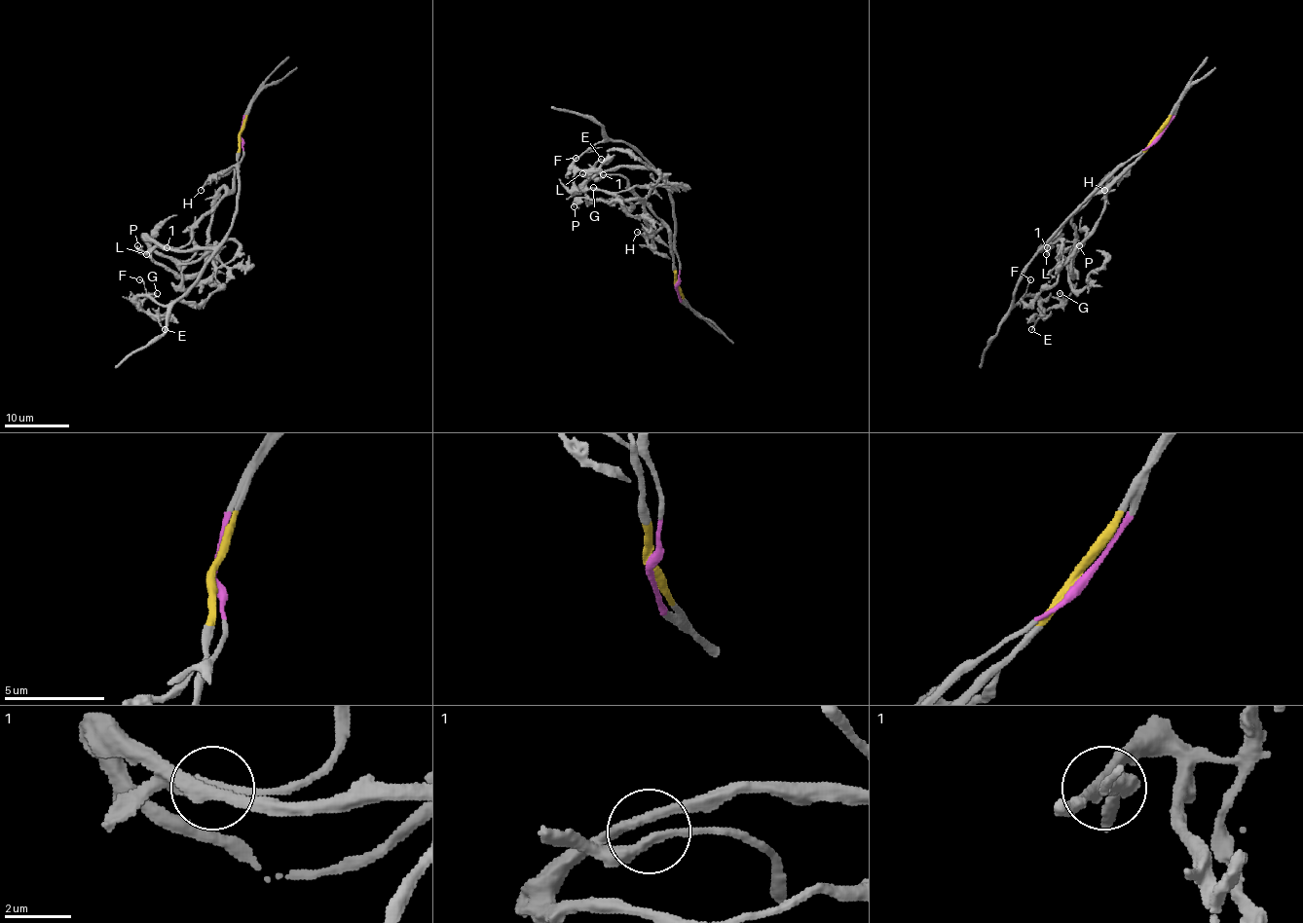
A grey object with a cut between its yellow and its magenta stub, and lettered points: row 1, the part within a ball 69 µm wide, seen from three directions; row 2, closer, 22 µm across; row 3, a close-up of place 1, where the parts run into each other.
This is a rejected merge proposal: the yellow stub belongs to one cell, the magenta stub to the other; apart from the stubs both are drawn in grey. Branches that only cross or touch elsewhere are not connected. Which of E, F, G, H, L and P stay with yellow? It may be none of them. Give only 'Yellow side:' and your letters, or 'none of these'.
Yellow side: L, P

